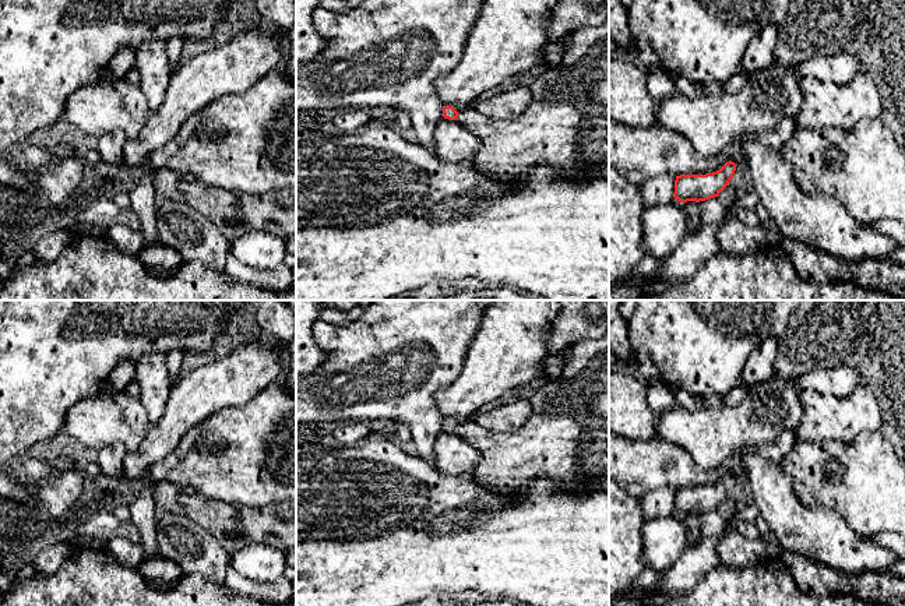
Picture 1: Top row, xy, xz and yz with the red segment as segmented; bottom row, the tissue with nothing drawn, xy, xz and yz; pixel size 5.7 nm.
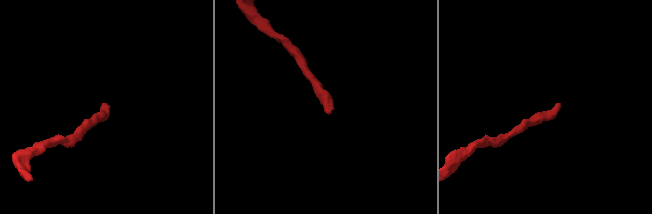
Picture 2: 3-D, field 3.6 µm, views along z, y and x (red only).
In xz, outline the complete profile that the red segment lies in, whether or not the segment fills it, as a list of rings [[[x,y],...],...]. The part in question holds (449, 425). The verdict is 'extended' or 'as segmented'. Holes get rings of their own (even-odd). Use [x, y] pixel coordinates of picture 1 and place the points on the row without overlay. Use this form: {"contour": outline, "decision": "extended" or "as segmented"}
{"contour": [[[609,328],[595,341],[573,346],[561,374],[547,381],[535,392],[527,394],[531,413],[525,423],[511,431],[489,431],[473,419],[458,426],[452,419],[443,419],[444,431],[458,433],[480,451],[480,461],[472,471],[480,486],[515,501],[524,501],[531,482],[542,475],[553,485],[563,487],[587,487],[609,492]]], "decision": "extended"}

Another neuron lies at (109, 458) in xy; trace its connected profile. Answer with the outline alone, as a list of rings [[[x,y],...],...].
[[[116,443],[94,454],[101,469],[102,487],[110,490],[123,478],[123,461],[127,452],[122,443]]]

